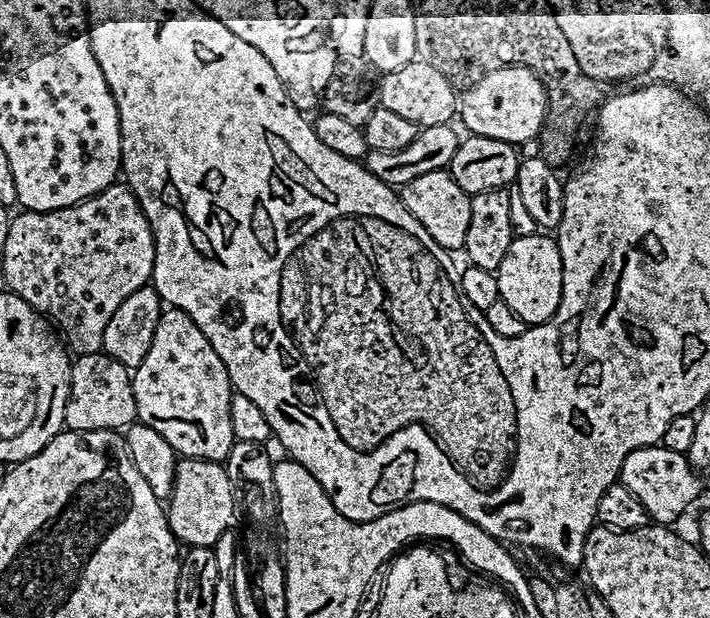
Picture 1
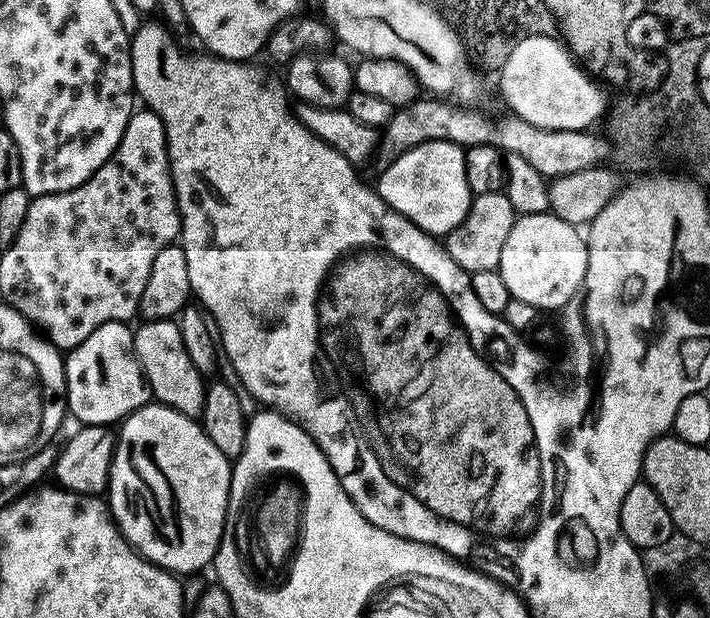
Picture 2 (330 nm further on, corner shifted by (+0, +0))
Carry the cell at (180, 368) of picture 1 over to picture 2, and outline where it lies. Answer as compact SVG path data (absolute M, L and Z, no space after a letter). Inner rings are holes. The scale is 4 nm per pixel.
M169 318L149 320L141 325L140 329L135 329L132 337L132 350L136 354L151 395L159 403L178 410L184 416L199 417L204 410L206 380L196 369L194 362L190 362L190 354L186 354L179 323Z

